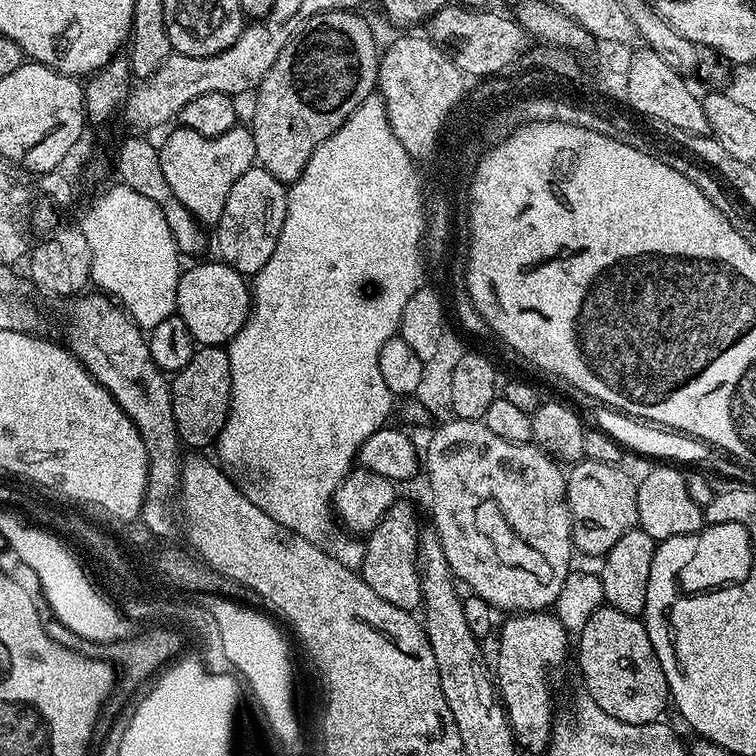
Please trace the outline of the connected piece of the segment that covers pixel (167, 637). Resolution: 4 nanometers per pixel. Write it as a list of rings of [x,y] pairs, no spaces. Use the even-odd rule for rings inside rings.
[[[41,592],[34,594],[35,606],[39,610],[40,621],[44,625],[45,632],[52,640],[57,640],[64,648],[71,648],[75,653],[88,656],[95,662],[109,663],[116,667],[120,677],[120,687],[128,695],[134,695],[145,683],[145,686],[165,667],[172,659],[175,659],[184,646],[184,638],[176,632],[163,631],[160,628],[137,632],[123,637],[120,640],[100,640],[86,636],[78,630],[74,630],[70,624],[64,622],[64,618],[54,608],[52,600]],[[163,665],[163,666],[162,666]],[[162,666],[162,667],[161,667]]]

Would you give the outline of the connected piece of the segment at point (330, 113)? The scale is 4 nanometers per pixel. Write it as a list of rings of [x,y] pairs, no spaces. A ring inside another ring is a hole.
[[[337,10],[314,14],[282,46],[278,62],[270,66],[266,78],[262,78],[260,87],[254,93],[256,105],[252,108],[250,127],[254,138],[256,164],[264,168],[285,186],[290,186],[306,170],[306,162],[366,102],[368,96],[377,91],[380,79],[381,53],[376,52],[376,36],[372,28],[360,17],[356,10]]]

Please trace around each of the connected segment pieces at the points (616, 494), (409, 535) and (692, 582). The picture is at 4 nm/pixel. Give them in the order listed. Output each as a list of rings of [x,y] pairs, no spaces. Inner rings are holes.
[[[587,458],[567,469],[568,513],[572,519],[572,546],[577,553],[603,558],[622,534],[637,527],[637,481],[631,480],[622,469],[615,464]]]
[[[404,498],[397,499],[390,510],[386,510],[378,526],[367,533],[364,561],[358,569],[366,586],[370,586],[370,590],[374,590],[378,598],[410,613],[415,613],[421,607],[424,598],[420,585],[420,565],[416,558],[416,546],[421,531],[422,525],[416,521],[415,506],[407,504]]]
[[[741,523],[705,525],[699,532],[685,537],[696,540],[696,548],[692,548],[692,556],[685,560],[685,566],[678,574],[679,586],[673,586],[673,594],[683,591],[684,600],[696,600],[696,592],[712,592],[722,587],[736,586],[749,576],[755,561],[752,554],[754,542]]]

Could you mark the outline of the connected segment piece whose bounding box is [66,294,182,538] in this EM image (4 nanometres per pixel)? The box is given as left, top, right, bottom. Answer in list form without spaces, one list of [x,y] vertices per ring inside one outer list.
[[[81,295],[71,301],[72,309],[68,312],[68,340],[66,347],[75,356],[76,361],[92,375],[102,387],[111,394],[114,402],[122,406],[122,410],[134,422],[138,434],[142,438],[142,446],[146,446],[148,455],[148,489],[144,491],[144,505],[140,508],[139,519],[143,527],[152,532],[153,537],[168,536],[177,531],[178,516],[174,511],[174,501],[180,490],[180,465],[182,463],[182,445],[180,435],[174,422],[174,406],[172,405],[172,386],[169,377],[152,360],[145,333],[134,323],[132,317],[110,296]]]

